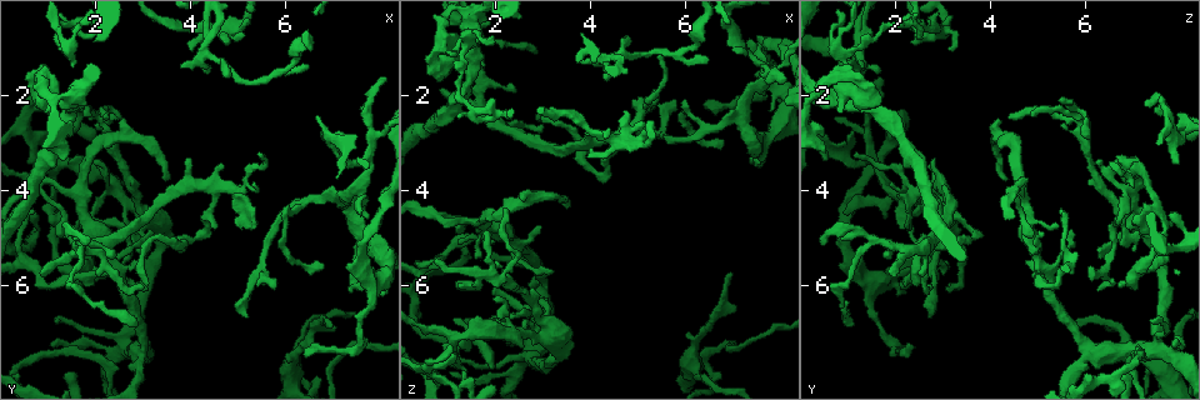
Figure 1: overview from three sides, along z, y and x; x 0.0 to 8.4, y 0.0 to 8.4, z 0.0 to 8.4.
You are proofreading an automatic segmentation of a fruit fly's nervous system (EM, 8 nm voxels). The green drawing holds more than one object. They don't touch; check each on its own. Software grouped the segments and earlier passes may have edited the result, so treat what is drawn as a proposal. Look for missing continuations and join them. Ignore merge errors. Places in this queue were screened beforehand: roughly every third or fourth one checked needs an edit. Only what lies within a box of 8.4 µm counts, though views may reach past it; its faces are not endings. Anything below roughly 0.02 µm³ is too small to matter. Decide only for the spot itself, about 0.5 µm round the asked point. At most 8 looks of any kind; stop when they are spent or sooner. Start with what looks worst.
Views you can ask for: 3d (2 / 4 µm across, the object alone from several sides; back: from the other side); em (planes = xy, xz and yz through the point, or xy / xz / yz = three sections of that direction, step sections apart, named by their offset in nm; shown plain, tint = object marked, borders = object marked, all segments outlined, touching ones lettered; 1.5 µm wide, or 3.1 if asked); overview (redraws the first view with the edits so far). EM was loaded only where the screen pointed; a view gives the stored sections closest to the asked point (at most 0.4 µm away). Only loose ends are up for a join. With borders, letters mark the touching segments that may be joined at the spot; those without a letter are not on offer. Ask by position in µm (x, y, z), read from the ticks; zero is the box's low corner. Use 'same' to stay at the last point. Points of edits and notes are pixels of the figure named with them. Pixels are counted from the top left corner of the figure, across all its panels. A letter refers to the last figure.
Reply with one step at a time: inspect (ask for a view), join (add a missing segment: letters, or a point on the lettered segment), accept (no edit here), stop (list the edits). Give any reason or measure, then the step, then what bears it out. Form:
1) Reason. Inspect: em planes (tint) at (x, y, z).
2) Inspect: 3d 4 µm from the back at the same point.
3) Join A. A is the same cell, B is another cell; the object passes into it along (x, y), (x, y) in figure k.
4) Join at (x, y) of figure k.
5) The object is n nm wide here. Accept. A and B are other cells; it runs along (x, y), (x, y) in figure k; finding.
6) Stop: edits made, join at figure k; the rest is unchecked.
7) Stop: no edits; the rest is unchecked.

Tapers out. Inspect: 3d 2 µm at (7.55, 4.45, 0.90).

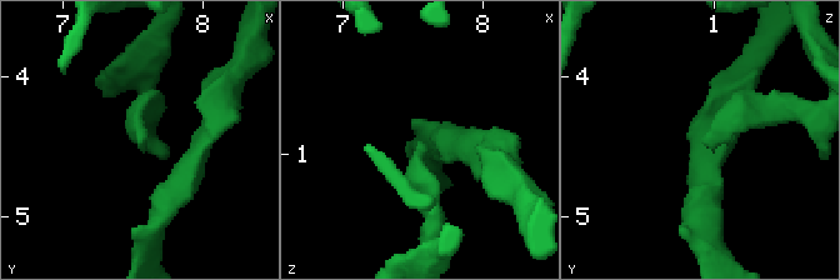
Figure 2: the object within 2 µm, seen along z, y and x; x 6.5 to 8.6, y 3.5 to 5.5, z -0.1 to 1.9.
Shape alone is not enough. Inspect: em planes (plain) at (7.58, 4.50, 0.94).

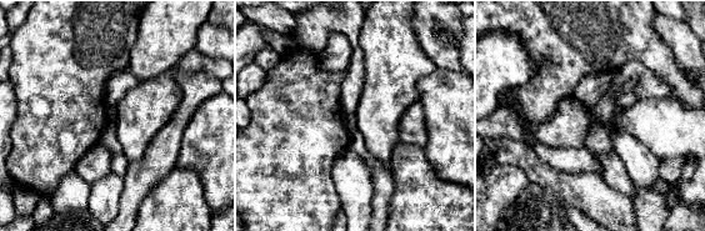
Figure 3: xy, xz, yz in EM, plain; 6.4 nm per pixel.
Inspect: em planes (borders) at the same point.

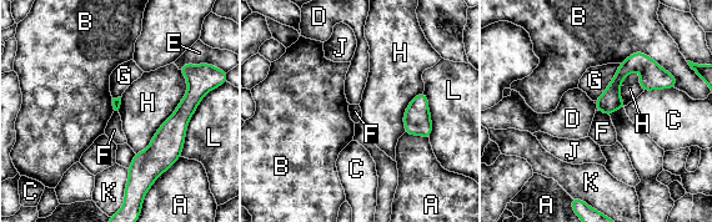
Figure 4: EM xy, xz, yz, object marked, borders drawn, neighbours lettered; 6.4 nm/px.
The longest contact is with H, 600 nm. Accept. A, B, C, D, E, F, G, H, J, K and L are other cells; it runs along (670, 85), (630, 66), (598, 105) in figure 4; no lettered segment goes on from it.

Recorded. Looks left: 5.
An open end. Inspect: em xy step 8 (borders) at (5.35, 4.80, 2.05).

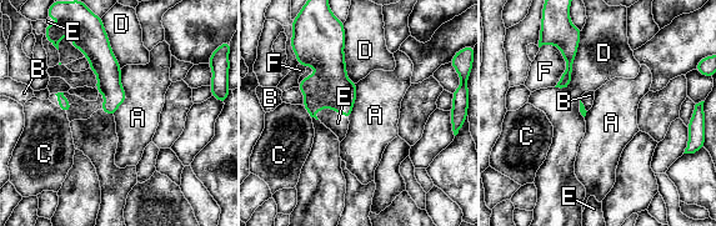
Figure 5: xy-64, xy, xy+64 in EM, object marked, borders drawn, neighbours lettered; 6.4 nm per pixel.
Cut it another way. Inspect: em yz step 8 (borders) at the same point.

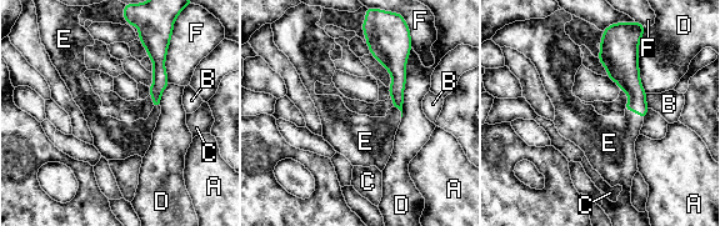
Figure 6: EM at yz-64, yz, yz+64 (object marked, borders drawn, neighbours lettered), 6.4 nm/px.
The longest contact is with D, 440 nm. Join E. E is the same cell, A, B, C, D and F are other cells; it goes on there.

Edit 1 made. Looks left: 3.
An open end. Inspect: 3d 4 µm at (0.65, 3.45, 7.95).

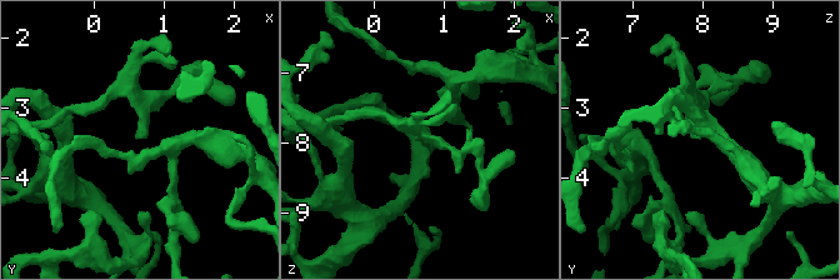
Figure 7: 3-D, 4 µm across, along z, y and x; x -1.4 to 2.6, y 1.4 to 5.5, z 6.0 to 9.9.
Inspect: em xy step 4 (plain) at (0.65, 3.45, 7.90).

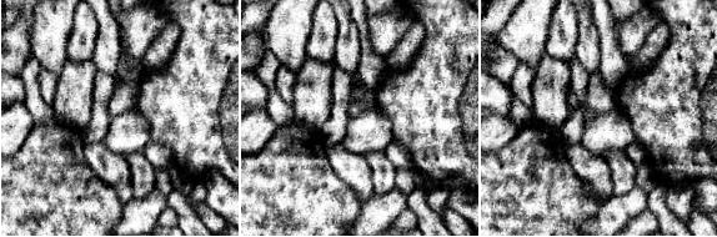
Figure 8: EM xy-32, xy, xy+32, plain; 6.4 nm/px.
Inspect: em xy step 4 (borders) at the same point.

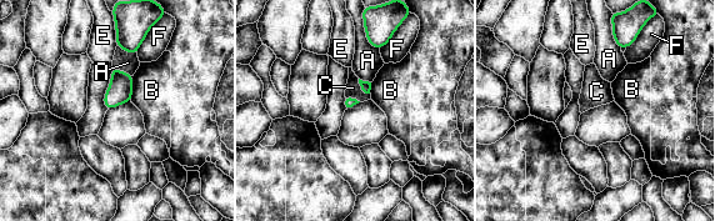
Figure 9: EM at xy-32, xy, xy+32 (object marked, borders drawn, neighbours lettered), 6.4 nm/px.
The longest contact is with A, 200 nm. Accept. A, B, C, E and F are other cells; no lettered segment goes on from it.

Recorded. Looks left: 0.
Stop: edits made, join at figure 6; the rest is unchecked.

